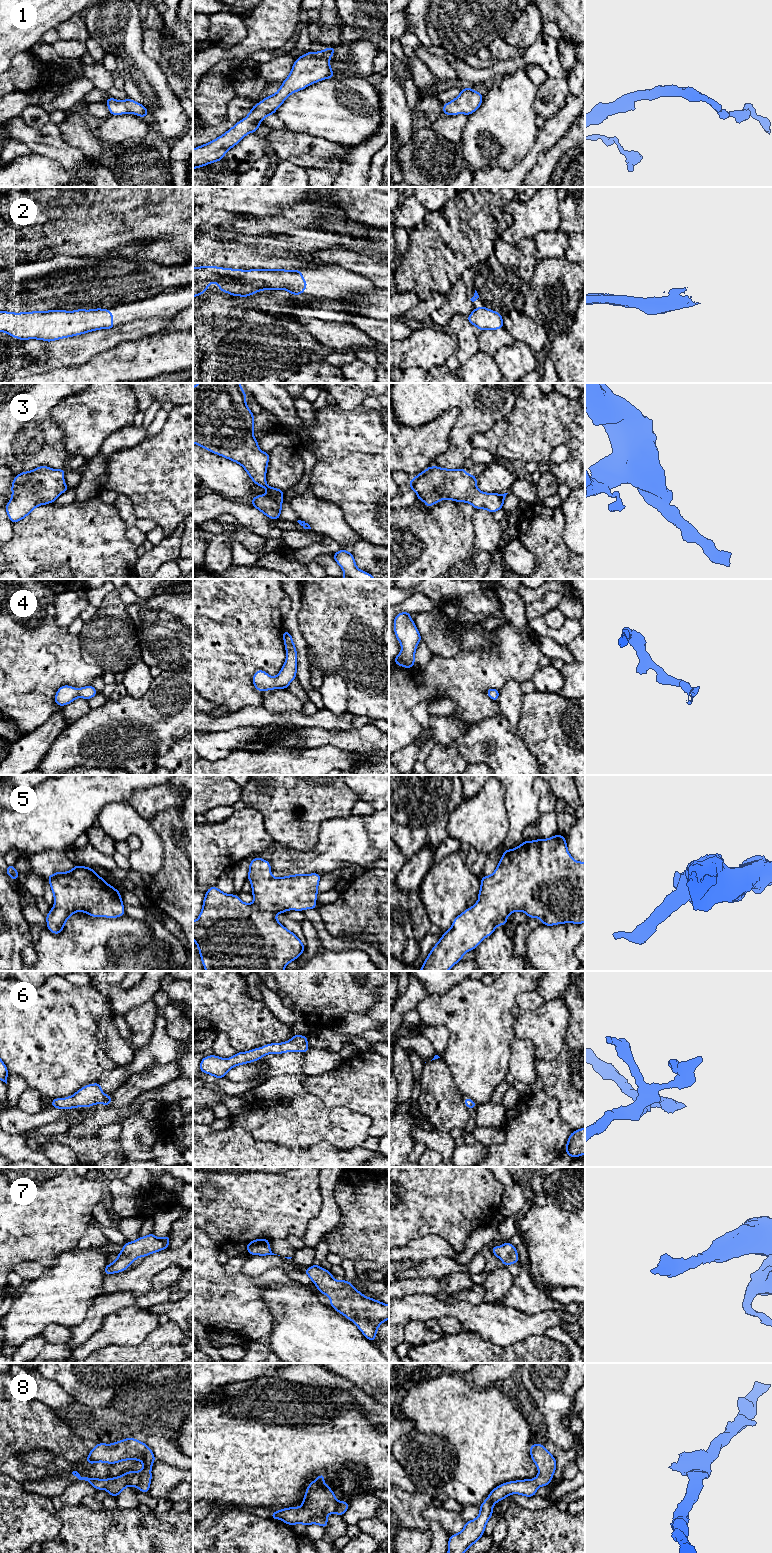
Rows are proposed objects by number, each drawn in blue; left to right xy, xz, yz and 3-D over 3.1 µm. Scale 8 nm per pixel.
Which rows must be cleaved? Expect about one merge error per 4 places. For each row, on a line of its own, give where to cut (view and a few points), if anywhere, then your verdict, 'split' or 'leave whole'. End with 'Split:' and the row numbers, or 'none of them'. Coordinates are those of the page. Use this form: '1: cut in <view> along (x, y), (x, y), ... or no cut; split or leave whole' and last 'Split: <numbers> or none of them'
1: no cut; leave whole
2: no cut; leave whole
3: no cut; leave whole
4: no cut; leave whole
5: no cut; leave whole
6: no cut; leave whole
7: no cut; leave whole
8: no cut; leave whole
Split: none of them

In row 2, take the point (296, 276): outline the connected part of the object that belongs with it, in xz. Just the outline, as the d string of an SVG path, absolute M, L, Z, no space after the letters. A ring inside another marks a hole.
M201 266L193 267L193 297L197 297L205 293L208 286L213 282L218 283L218 289L232 296L248 297L263 290L282 289L293 295L303 294L308 283L304 281L300 270L284 270L284 269L231 269L221 268L217 266Z

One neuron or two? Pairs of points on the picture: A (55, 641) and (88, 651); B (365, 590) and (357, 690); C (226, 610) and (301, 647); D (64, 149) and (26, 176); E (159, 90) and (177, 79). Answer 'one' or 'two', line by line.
A: two
B: one
C: two
D: two
E: two

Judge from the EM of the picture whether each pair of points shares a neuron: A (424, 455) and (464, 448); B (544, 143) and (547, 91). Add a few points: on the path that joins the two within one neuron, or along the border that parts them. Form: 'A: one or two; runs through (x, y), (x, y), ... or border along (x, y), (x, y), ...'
A: two; border along (452, 428), (448, 449), (439, 454), (431, 465)
B: two; border along (564, 105), (545, 120)

